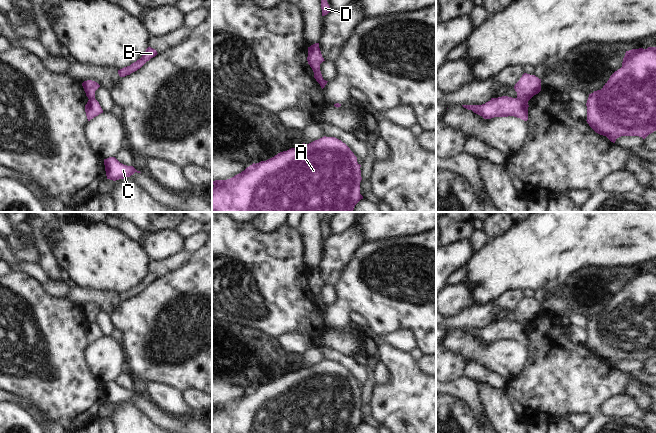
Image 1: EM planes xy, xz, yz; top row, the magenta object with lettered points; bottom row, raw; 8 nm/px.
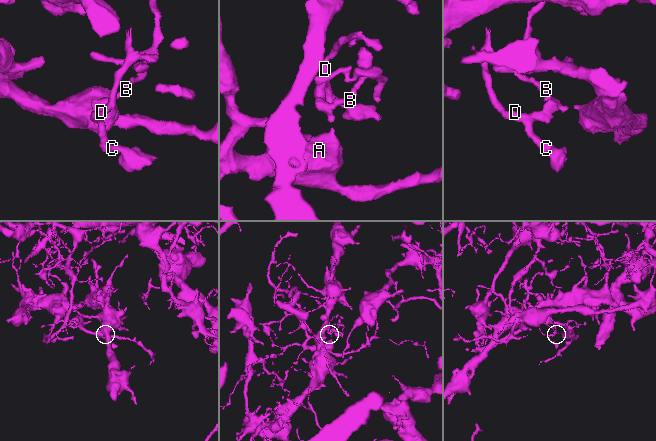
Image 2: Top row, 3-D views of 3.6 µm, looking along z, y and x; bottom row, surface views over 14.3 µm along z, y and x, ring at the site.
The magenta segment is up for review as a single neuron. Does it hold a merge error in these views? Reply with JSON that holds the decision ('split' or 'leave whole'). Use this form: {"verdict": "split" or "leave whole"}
{"verdict": "split"}

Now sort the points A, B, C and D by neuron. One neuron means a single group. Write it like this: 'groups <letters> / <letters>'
groups A B / C D

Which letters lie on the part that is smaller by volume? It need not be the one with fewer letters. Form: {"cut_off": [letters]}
{"cut_off": ["C", "D"]}

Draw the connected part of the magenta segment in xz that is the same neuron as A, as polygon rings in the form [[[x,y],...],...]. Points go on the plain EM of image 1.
[[[324,360],[309,368],[303,367],[299,371],[280,376],[266,385],[253,387],[230,403],[213,405],[212,433],[354,433],[355,429],[363,423],[360,418],[360,406],[362,404],[360,391],[357,381],[345,367],[335,361]]]

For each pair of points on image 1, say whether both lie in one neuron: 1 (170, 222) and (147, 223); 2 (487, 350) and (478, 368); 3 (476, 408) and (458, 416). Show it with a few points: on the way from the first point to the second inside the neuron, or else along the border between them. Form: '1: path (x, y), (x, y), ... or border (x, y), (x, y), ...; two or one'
1: path (164, 222), (153, 222); one
2: border (467, 362), (479, 361), (500, 375); two
3: border (453, 395), (460, 398), (469, 407), (474, 418); two

